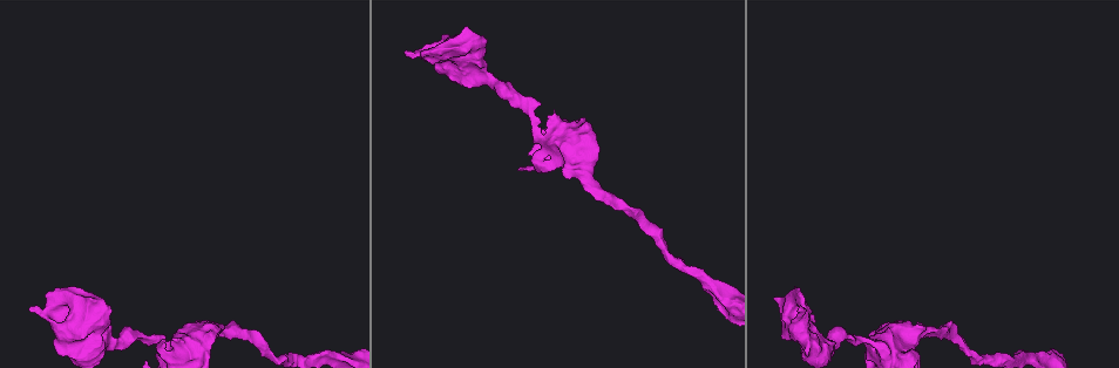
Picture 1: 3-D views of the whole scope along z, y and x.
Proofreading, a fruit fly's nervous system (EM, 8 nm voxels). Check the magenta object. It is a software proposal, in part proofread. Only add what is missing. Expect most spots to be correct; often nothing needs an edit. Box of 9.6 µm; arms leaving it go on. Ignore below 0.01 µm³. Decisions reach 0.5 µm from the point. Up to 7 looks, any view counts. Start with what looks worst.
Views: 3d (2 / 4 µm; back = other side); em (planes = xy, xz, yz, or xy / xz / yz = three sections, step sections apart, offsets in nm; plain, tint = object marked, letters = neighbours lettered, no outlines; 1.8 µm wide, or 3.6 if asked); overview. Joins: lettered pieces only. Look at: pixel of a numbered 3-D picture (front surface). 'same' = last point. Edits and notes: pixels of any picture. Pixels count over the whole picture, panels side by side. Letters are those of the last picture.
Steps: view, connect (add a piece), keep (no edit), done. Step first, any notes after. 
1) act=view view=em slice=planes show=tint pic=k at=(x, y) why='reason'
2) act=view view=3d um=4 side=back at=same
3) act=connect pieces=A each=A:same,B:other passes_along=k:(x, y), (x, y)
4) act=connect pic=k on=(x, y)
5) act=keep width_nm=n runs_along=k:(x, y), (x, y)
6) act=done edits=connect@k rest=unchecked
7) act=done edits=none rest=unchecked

act=view view=3d um=4 side=back pic=1 at=(539, 141)

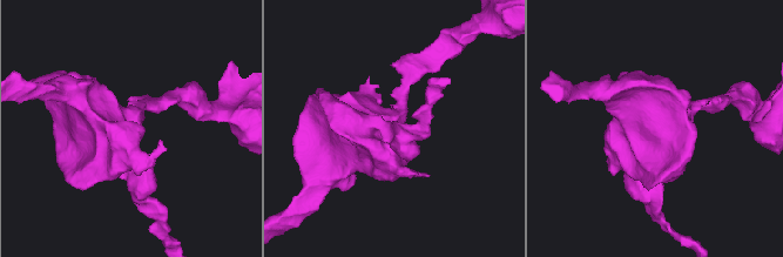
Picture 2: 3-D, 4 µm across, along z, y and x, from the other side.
act=view view=em um=3.6 slice=xz step=4 show=tint pic=2 at=(132, 118)

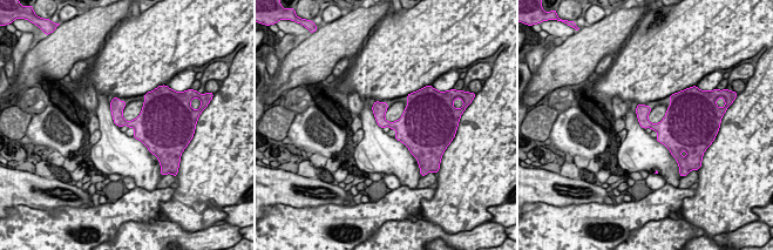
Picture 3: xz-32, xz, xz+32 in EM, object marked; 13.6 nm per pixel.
act=view view=em um=3.6 slice=planes show=letters at=same why='another direction'

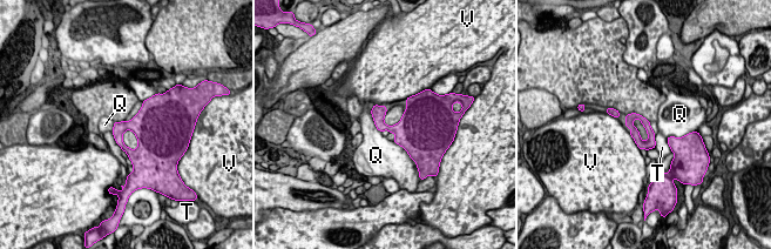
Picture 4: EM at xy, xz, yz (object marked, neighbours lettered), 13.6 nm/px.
act=keep each=Q:other,T:other,V:other runs_along=4:(628, 118), (636, 138), (651, 145) found='no lettered piece goes on from it'

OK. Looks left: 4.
act=view view=em slice=yz step=8 show=letters pic=1 at=(406, 50) why='branch stops here'

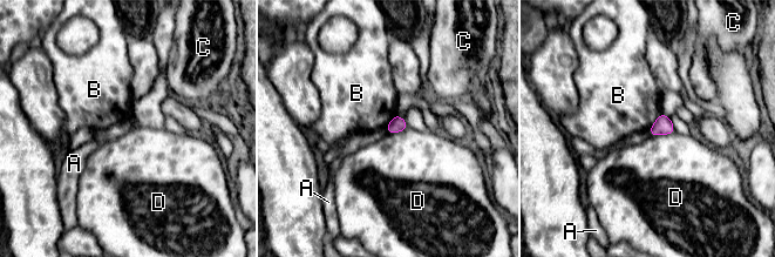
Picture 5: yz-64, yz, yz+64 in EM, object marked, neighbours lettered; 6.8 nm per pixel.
act=keep each=A:other,B:other,C:other,D:other border=5:(675, 132), (651, 135) found='none of them fits'

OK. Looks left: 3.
act=view view=em um=3.6 slice=planes show=letters pic=1 at=(94, 341) why='sudden change in width'

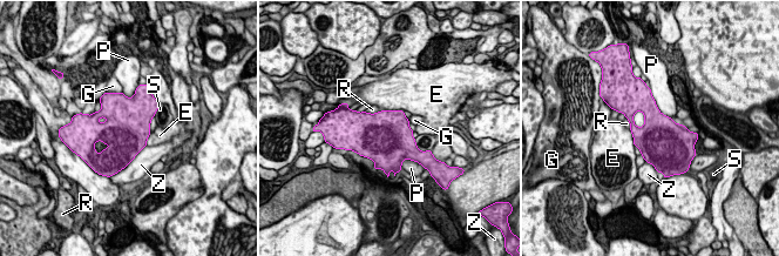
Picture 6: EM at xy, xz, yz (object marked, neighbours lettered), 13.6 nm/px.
act=keep width_nm=650 each=E:other,G:other,P:other,R:other,S:other,Z:other border=6:(650, 92), (657, 108), (671, 119) found='none of them fits'

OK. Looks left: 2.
act=done edits=none rest=unchecked

